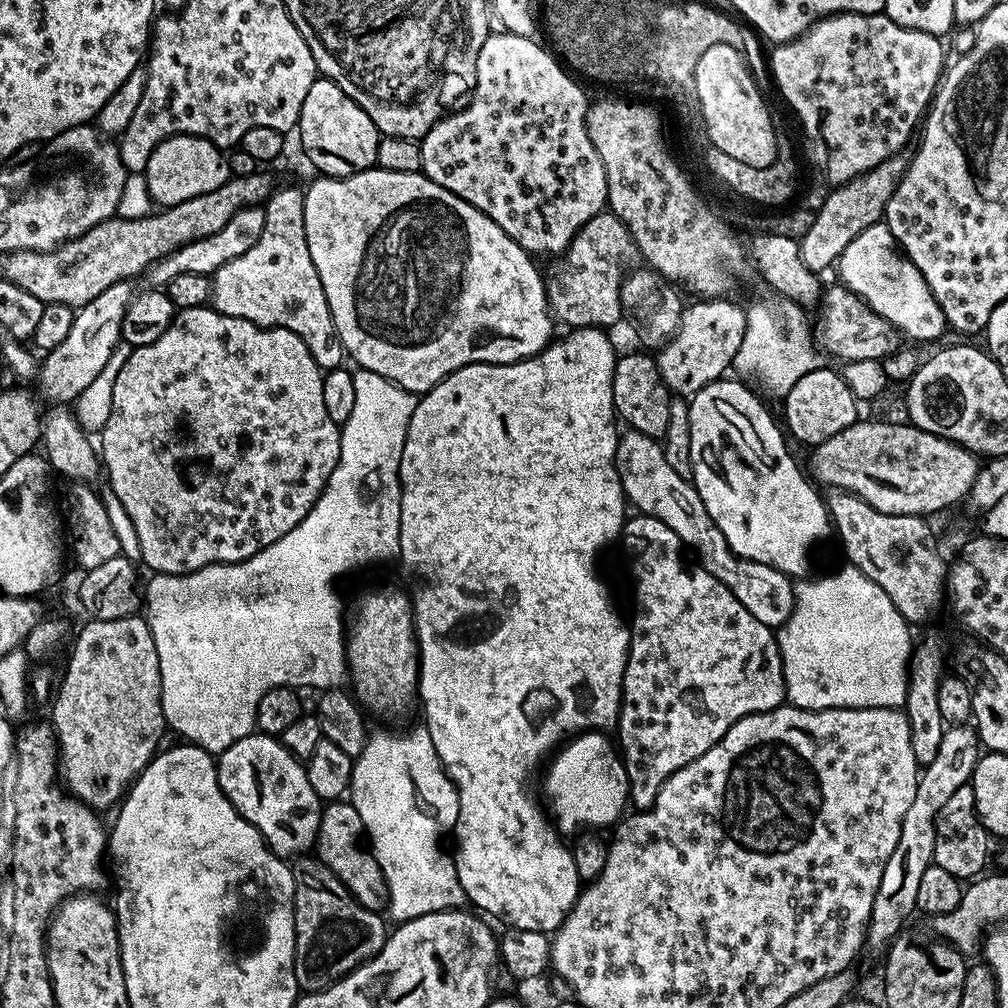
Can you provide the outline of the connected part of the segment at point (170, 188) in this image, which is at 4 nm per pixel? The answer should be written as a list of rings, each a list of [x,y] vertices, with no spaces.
[[[171,136],[150,154],[143,171],[153,205],[181,204],[198,194],[218,190],[232,176],[227,155],[216,145],[201,136]]]

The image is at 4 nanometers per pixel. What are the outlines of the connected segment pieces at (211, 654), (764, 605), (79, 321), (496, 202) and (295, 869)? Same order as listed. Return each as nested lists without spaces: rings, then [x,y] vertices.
[[[357,367],[352,372],[354,378],[354,406],[340,429],[340,453],[338,466],[334,466],[334,474],[326,482],[318,502],[290,530],[290,534],[282,534],[278,542],[258,550],[250,558],[237,564],[211,564],[202,570],[194,570],[190,574],[175,576],[157,572],[149,575],[148,585],[142,588],[142,608],[150,626],[150,634],[154,634],[154,646],[158,650],[158,666],[162,678],[162,714],[165,725],[180,735],[181,741],[196,744],[202,750],[213,754],[226,751],[238,738],[246,738],[257,731],[256,715],[258,702],[262,702],[262,694],[275,688],[316,688],[315,690],[336,690],[341,687],[344,679],[349,679],[348,649],[346,647],[346,616],[344,620],[344,604],[336,593],[332,583],[339,576],[352,572],[355,568],[364,568],[367,564],[376,564],[379,560],[388,560],[400,551],[400,463],[402,462],[402,446],[406,446],[406,430],[410,426],[410,418],[416,409],[417,393],[408,392],[402,386],[382,378],[382,374],[374,374],[374,370]]]
[[[628,430],[625,433],[625,436],[623,433],[616,441],[615,461],[627,503],[631,507],[633,504],[636,507],[633,509],[637,513],[658,518],[658,522],[666,522],[666,526],[670,526],[670,530],[674,530],[674,534],[678,534],[681,545],[688,547],[689,544],[692,547],[693,554],[700,559],[697,560],[699,567],[714,574],[714,578],[718,578],[718,582],[722,582],[726,586],[726,590],[730,590],[730,594],[734,594],[734,598],[738,598],[738,602],[742,602],[742,606],[746,606],[746,610],[750,610],[750,614],[754,614],[754,618],[758,618],[758,622],[762,622],[773,630],[779,630],[790,618],[796,605],[793,577],[774,570],[774,566],[766,566],[762,562],[750,562],[746,558],[735,556],[730,550],[726,538],[722,538],[722,530],[718,530],[718,526],[714,526],[714,518],[710,518],[710,514],[706,514],[706,506],[702,506],[702,498],[698,498],[698,490],[692,485],[691,479],[678,474],[678,470],[674,470],[674,466],[670,466],[670,462],[666,462],[663,443],[657,437],[647,436],[641,432]]]
[[[128,282],[110,286],[110,290],[102,290],[94,302],[86,302],[75,309],[74,326],[70,326],[69,336],[46,353],[38,364],[40,392],[49,400],[49,405],[71,405],[82,394],[82,390],[86,390],[86,386],[90,386],[90,382],[102,374],[106,362],[110,362],[110,354],[122,342],[120,327],[134,295],[132,286]]]
[[[503,30],[493,31],[486,38],[486,42],[482,42],[482,50],[478,50],[476,85],[473,86],[463,107],[443,116],[420,141],[422,150],[420,171],[434,182],[438,182],[438,186],[442,186],[442,190],[450,190],[450,194],[458,194],[458,198],[462,198],[466,202],[470,202],[470,206],[482,210],[482,214],[486,214],[491,220],[498,222],[498,226],[502,226],[502,230],[506,230],[506,234],[510,234],[510,238],[514,238],[514,242],[518,242],[518,246],[522,246],[533,257],[541,258],[540,256],[553,255],[552,257],[555,257],[557,254],[567,253],[570,242],[583,230],[586,222],[590,222],[590,218],[594,218],[599,212],[608,208],[608,182],[606,166],[588,133],[590,99],[588,100],[587,94],[571,80],[573,77],[570,75],[569,69],[543,43],[540,45],[535,44],[536,42],[531,36],[519,36]]]
[[[305,854],[291,865],[294,878],[294,934],[296,935],[296,957],[294,958],[294,974],[301,993],[317,992],[329,988],[335,980],[348,972],[353,972],[360,964],[365,964],[378,950],[382,950],[384,941],[388,938],[389,929],[384,928],[385,917],[380,912],[372,912],[364,908],[342,886],[340,879],[335,876],[319,859]]]

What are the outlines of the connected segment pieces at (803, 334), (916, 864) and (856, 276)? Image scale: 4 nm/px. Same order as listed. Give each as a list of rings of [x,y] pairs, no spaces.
[[[776,294],[771,298],[773,300],[756,300],[752,305],[747,305],[746,334],[742,334],[742,346],[738,346],[738,354],[734,354],[732,368],[737,377],[753,376],[770,395],[783,398],[790,390],[794,390],[794,382],[798,382],[798,378],[825,367],[826,356],[816,342],[809,313],[801,308],[795,300],[785,296]]]
[[[953,724],[945,727],[942,734],[942,743],[938,745],[938,755],[934,762],[923,765],[916,781],[916,793],[906,810],[906,818],[902,818],[902,834],[898,834],[898,846],[894,846],[894,854],[890,854],[890,862],[886,862],[886,870],[882,870],[882,882],[878,882],[878,894],[875,895],[870,922],[867,928],[867,947],[885,949],[905,929],[906,920],[913,910],[917,909],[918,885],[922,874],[931,866],[934,858],[934,834],[936,833],[936,819],[942,810],[942,805],[958,791],[958,786],[969,783],[974,774],[974,766],[980,761],[982,745],[975,727],[968,724]]]
[[[881,222],[874,226],[866,226],[846,250],[842,250],[838,261],[840,268],[839,283],[858,294],[886,322],[890,322],[909,341],[934,340],[939,341],[946,331],[942,306],[930,294],[930,286],[926,286],[926,278],[904,255],[896,243],[894,234],[890,234],[887,224]]]

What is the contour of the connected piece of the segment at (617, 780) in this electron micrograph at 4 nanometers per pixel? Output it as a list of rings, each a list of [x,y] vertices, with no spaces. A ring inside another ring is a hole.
[[[600,730],[573,735],[547,761],[542,800],[556,831],[561,834],[580,834],[585,830],[600,830],[596,828],[607,824],[615,825],[625,815],[624,807],[629,807],[628,775],[623,759],[617,745],[604,736],[607,735]]]

